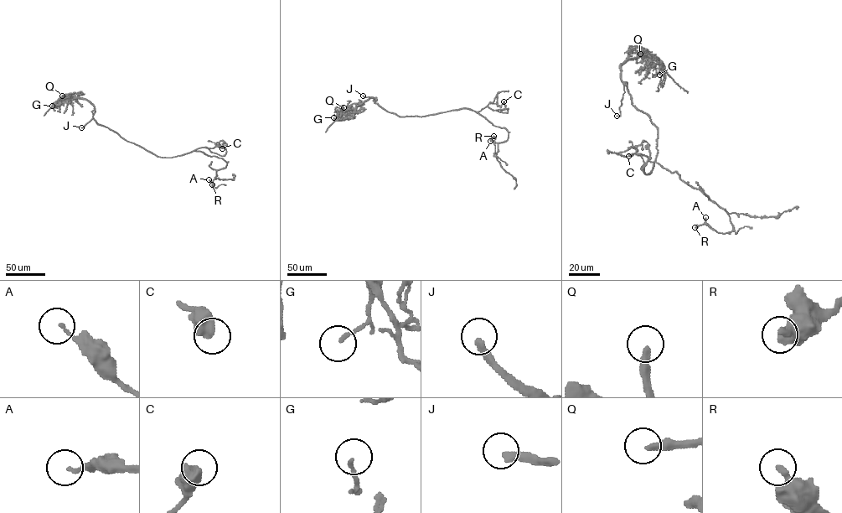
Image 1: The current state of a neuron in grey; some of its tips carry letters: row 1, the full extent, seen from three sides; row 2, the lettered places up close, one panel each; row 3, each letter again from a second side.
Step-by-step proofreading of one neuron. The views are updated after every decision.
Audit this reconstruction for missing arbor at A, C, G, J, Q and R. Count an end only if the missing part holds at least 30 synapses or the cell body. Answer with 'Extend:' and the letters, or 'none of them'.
Extend: J, Q

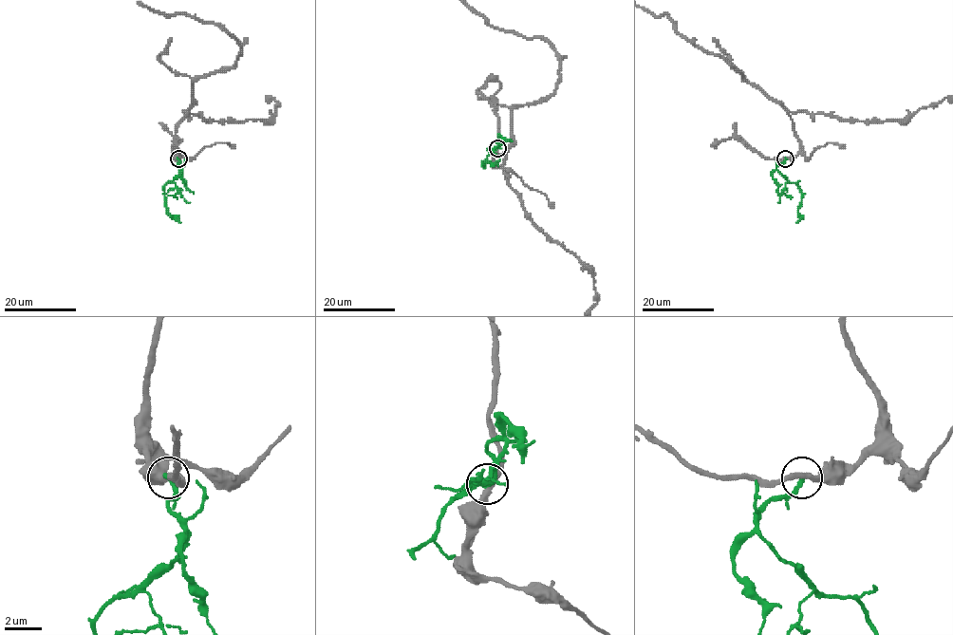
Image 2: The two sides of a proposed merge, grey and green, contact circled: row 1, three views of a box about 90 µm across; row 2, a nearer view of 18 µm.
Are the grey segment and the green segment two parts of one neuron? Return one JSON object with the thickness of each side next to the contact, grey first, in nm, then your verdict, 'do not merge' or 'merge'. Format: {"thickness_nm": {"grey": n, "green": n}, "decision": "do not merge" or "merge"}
{"thickness_nm": {"grey": 320, "green": 280}, "decision": "do not merge"}

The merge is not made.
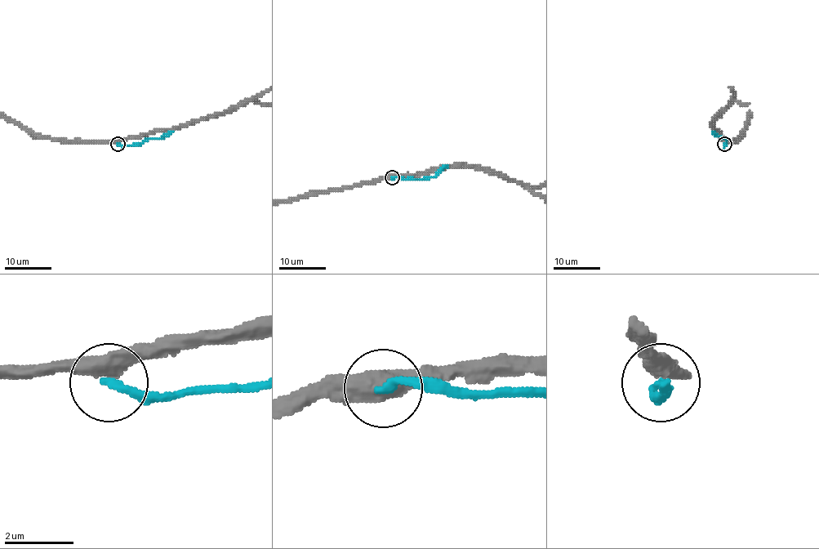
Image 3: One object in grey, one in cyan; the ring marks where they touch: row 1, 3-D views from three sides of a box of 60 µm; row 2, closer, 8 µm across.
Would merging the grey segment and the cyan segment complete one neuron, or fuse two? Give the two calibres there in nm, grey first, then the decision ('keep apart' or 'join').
550/240 nm | keep apart

